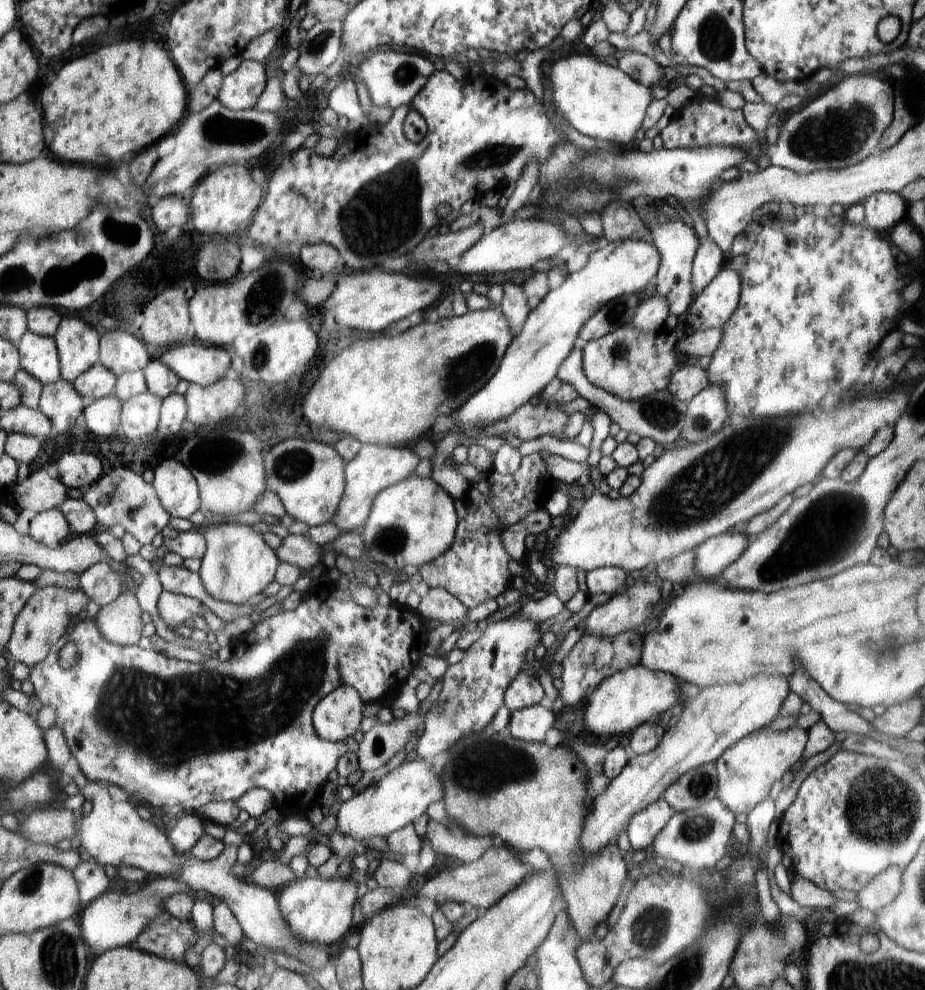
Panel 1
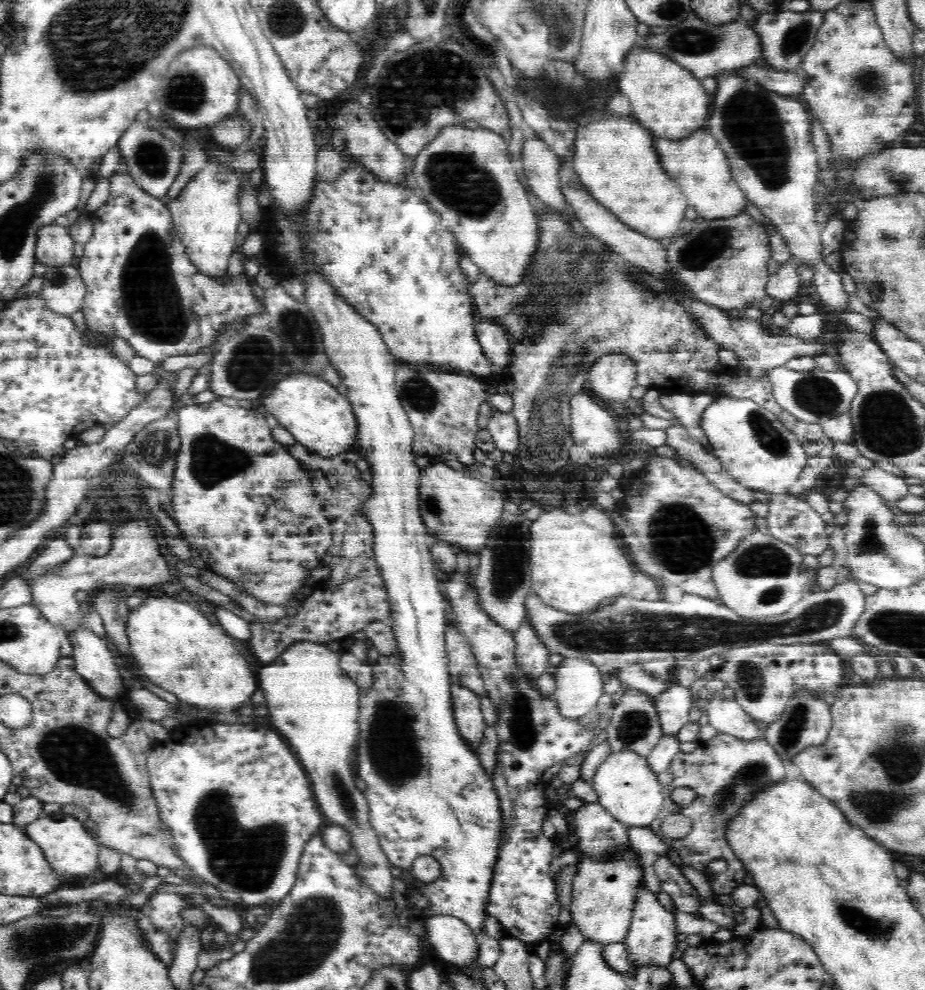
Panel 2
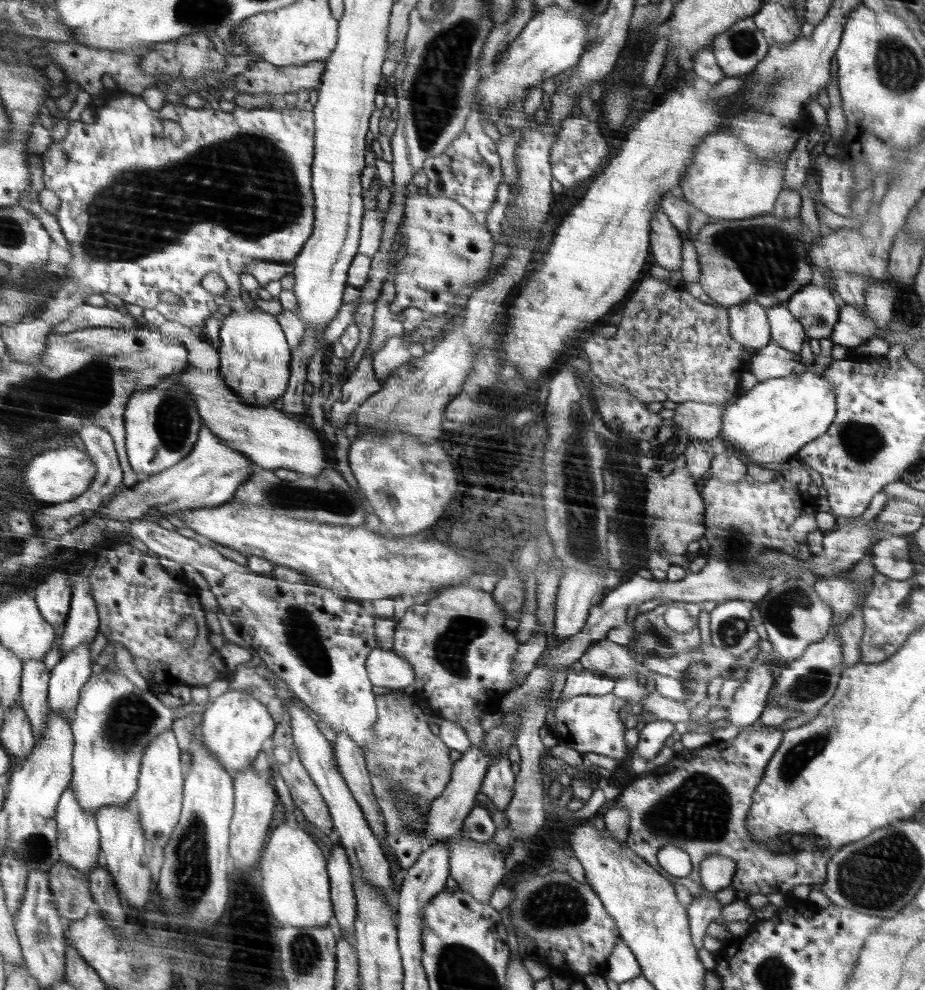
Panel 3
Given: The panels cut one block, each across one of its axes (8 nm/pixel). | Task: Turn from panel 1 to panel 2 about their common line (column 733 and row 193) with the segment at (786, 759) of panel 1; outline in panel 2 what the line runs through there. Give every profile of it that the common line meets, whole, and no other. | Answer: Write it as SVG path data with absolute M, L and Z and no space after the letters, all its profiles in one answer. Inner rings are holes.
M721 71L714 78L717 91L708 132L726 152L734 174L732 179L746 193L748 200L770 219L788 245L790 256L798 257L803 266L810 265L814 269L812 284L816 286L816 300L822 309L851 312L841 272L837 273L825 264L821 254L823 226L818 225L813 208L817 154L812 140L811 112L799 97L771 92L735 72Z

